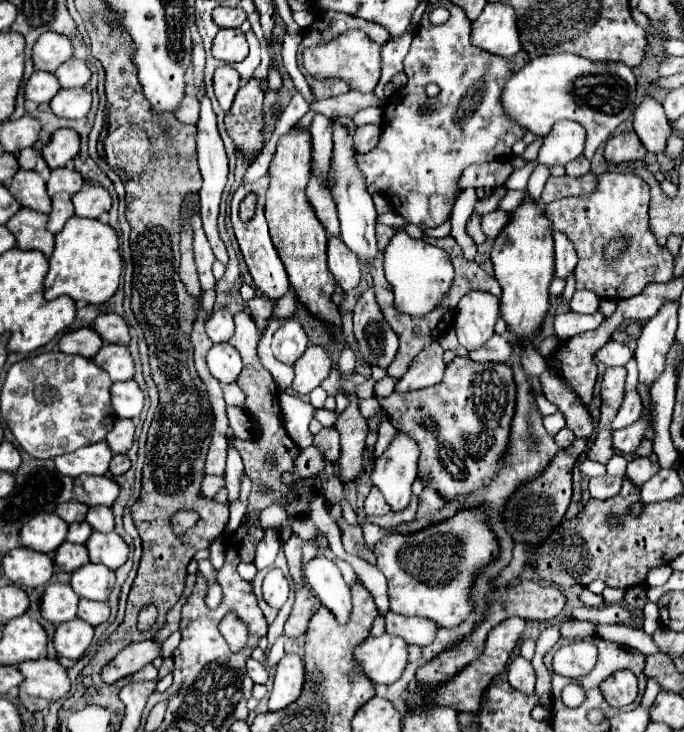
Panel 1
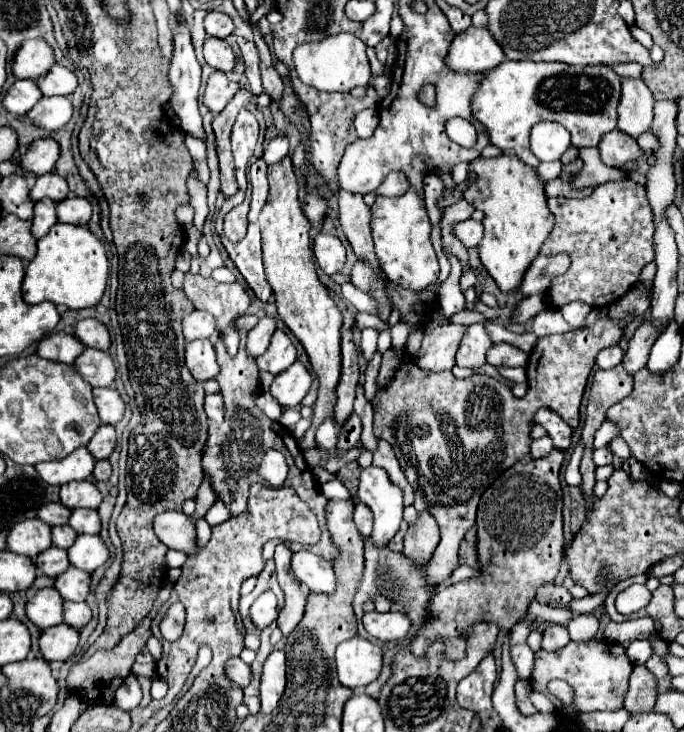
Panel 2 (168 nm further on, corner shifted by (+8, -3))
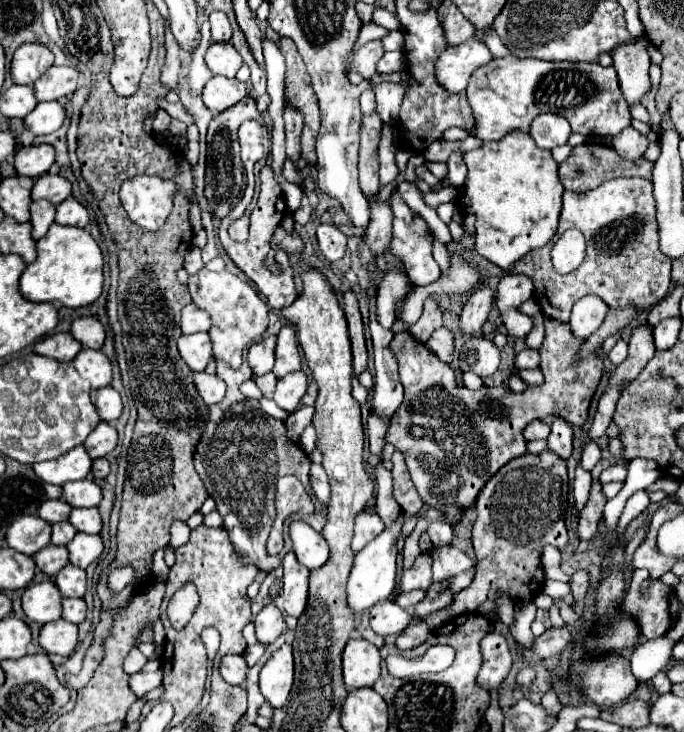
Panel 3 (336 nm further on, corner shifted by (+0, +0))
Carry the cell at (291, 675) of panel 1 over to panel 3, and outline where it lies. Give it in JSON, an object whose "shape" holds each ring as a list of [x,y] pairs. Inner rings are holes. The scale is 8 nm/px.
{"shape":[[[284,644],[278,648],[260,670],[260,692],[274,706],[284,706],[294,678],[292,646]]]}

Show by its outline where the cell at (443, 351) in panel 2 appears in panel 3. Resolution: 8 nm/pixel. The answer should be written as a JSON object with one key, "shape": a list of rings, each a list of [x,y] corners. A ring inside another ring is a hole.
{"shape":[[[480,284],[472,296],[468,298],[462,314],[460,314],[460,326],[464,332],[480,332],[488,312],[492,308],[492,300],[494,300],[494,290],[490,286]]]}

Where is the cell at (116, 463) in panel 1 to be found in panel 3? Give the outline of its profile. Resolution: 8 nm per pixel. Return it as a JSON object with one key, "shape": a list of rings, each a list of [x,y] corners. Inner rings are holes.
{"shape":[[[98,458],[98,460],[94,460],[94,462],[92,462],[92,474],[94,474],[94,478],[96,478],[96,480],[106,478],[106,476],[108,476],[108,472],[110,472],[110,464],[108,464],[108,460],[106,460],[106,458]]]}

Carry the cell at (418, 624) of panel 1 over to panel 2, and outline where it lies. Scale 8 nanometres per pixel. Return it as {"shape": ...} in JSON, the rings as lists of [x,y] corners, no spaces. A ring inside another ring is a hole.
{"shape":[[[392,609],[386,613],[378,613],[378,611],[366,613],[362,623],[364,623],[364,629],[368,631],[368,635],[372,635],[374,639],[380,639],[382,643],[402,641],[412,627],[410,617],[398,609]]]}

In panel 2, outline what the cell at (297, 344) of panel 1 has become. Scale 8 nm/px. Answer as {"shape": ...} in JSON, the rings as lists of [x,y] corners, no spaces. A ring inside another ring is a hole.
{"shape":[[[276,329],[266,353],[260,355],[256,361],[258,361],[260,369],[278,375],[286,367],[290,367],[296,359],[298,359],[298,353],[296,353],[296,347],[292,345],[290,337],[286,335],[284,329]]]}

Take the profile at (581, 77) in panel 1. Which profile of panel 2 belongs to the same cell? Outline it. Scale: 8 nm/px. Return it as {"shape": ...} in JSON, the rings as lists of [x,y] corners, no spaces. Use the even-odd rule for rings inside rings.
{"shape":[[[504,61],[496,69],[486,73],[480,89],[472,97],[472,111],[474,117],[488,129],[492,145],[514,153],[524,165],[536,169],[540,161],[530,155],[530,129],[540,121],[556,121],[564,125],[572,135],[572,145],[582,147],[596,147],[604,133],[616,129],[616,105],[620,103],[620,77],[612,67],[594,65],[594,67],[580,67],[580,65],[566,65],[566,63],[536,63],[536,61]]]}

